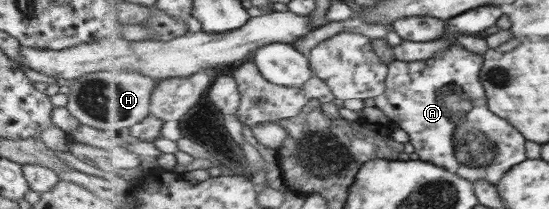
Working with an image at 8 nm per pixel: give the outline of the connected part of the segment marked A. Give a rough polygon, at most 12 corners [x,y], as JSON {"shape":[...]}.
{"shape":[[484,54],[389,64],[375,106],[420,160],[497,186],[528,140],[488,110]]}

